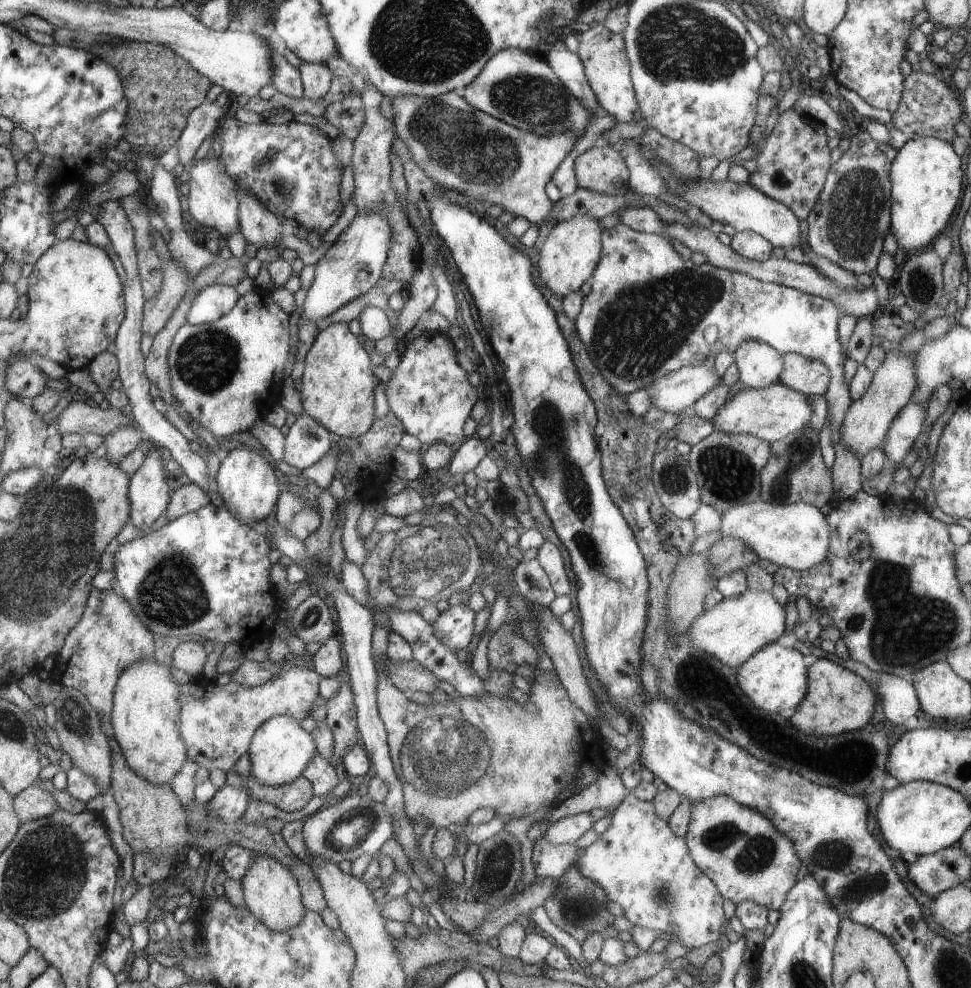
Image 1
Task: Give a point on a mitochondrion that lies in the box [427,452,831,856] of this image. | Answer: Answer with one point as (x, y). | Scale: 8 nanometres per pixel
(588, 549)

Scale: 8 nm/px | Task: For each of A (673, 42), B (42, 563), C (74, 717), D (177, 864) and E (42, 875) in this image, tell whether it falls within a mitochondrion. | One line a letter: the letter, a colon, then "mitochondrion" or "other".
A: mitochondrion
B: mitochondrion
C: mitochondrion
D: other
E: mitochondrion

